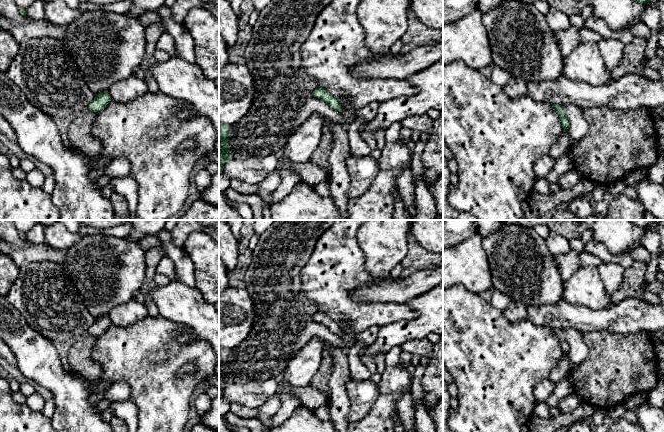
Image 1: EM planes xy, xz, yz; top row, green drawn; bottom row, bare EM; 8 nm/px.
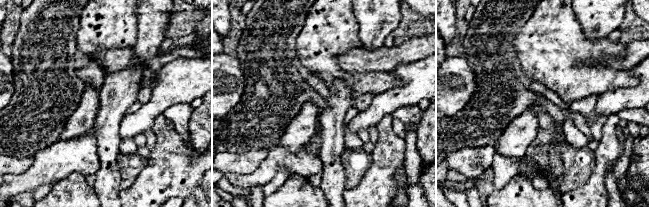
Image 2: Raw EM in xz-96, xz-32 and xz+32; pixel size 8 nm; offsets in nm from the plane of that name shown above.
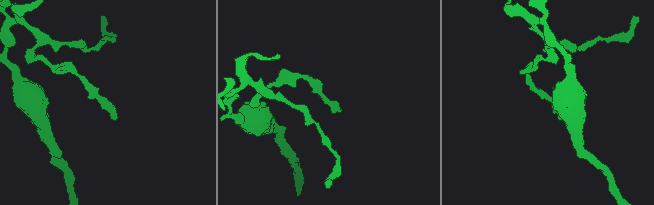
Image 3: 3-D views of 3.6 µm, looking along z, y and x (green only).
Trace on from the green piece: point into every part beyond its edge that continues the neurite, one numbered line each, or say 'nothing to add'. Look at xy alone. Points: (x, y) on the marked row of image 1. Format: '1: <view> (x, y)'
nothing to add

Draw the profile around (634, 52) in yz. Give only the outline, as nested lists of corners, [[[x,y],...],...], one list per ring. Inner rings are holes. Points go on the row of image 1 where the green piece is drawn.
[[[634,37],[633,40],[624,45],[624,57],[622,62],[613,70],[612,79],[619,79],[626,74],[638,74],[645,76],[642,70],[642,61],[645,57],[645,49],[647,46],[648,39]]]

